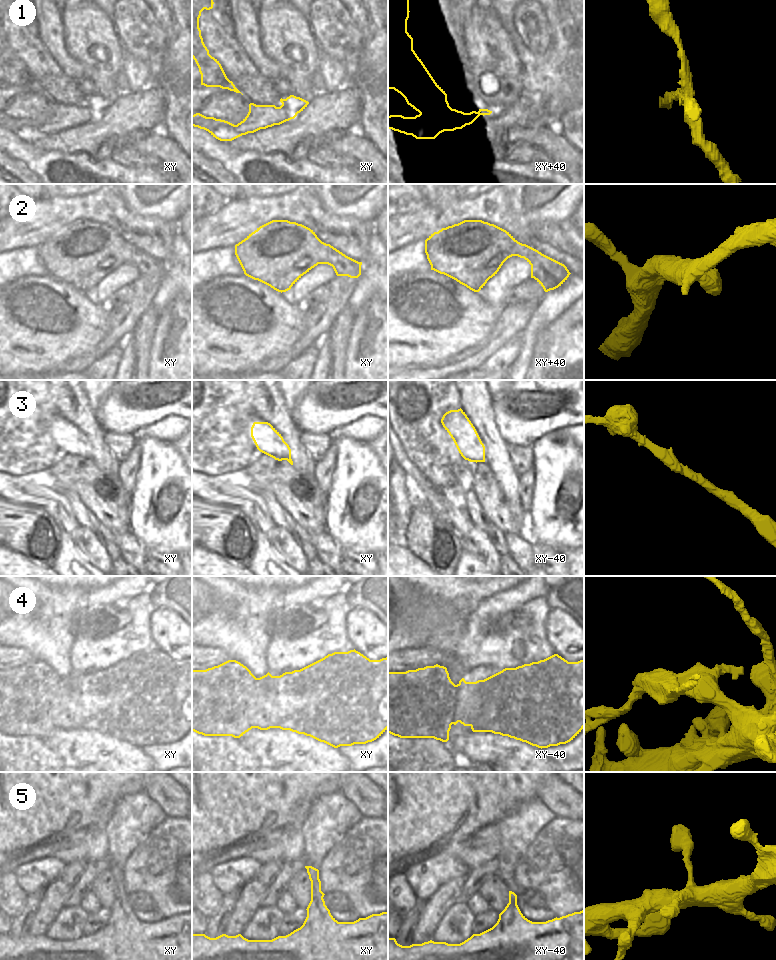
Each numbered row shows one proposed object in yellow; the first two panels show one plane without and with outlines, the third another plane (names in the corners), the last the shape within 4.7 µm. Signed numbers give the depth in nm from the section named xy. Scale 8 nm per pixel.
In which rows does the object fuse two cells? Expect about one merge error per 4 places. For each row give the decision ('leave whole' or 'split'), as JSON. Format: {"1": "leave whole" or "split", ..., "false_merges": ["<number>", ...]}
{"1": "split", "2": "leave whole", "3": "leave whole", "4": "split", "5": "leave whole", "false_merges": ["1", "4"]}

